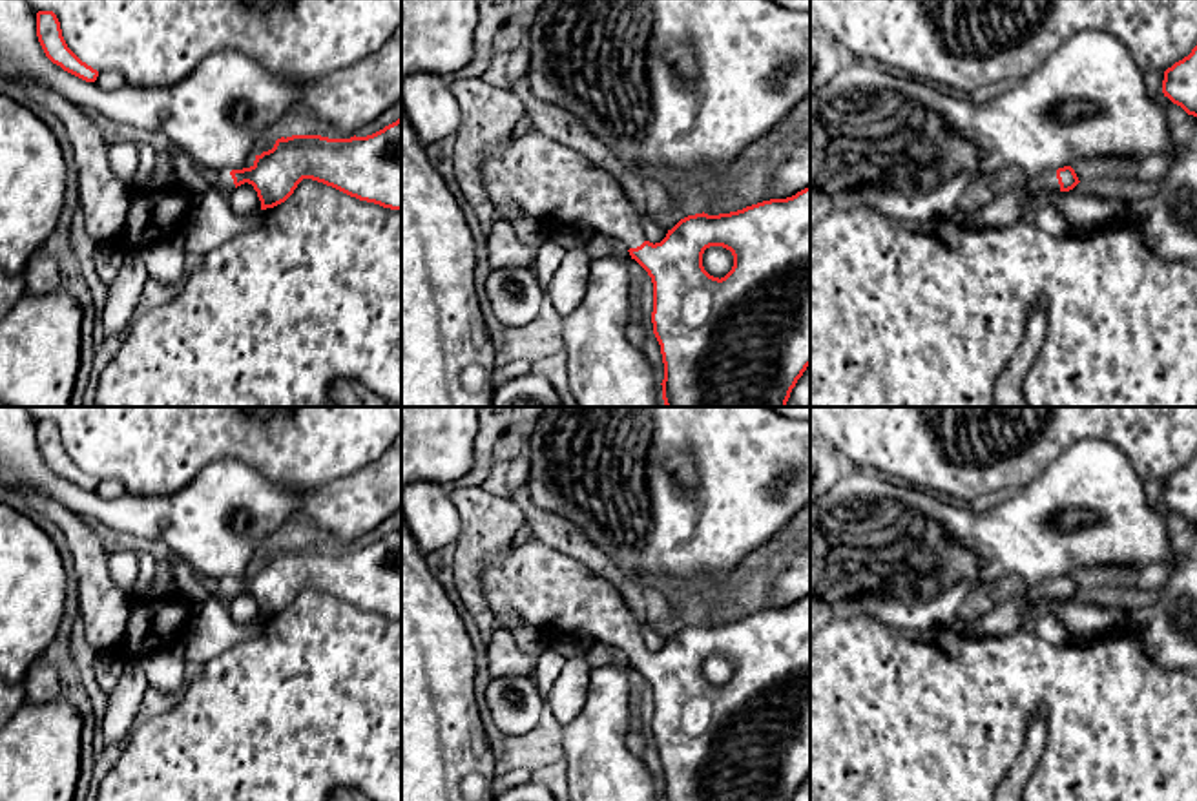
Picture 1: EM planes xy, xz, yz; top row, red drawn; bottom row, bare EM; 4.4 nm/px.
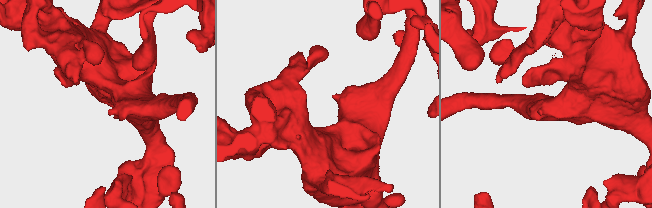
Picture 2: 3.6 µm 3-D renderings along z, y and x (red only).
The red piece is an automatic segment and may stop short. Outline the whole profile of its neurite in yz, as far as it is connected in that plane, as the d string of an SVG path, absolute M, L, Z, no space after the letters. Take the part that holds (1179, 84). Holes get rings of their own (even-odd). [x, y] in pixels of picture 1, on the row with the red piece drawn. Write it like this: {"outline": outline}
{"outline": "M1197 46L1164 71L1162 93L1188 115L1197 117Z"}

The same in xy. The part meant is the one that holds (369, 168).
{"outline": "M401 119L367 137L281 137L250 168L219 170L215 190L228 197L248 182L266 210L285 203L303 179L401 210Z"}

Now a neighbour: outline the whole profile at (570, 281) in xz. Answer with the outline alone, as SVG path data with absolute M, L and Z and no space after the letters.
M584 246L567 250L549 286L544 290L562 319L582 301L589 274L591 259Z

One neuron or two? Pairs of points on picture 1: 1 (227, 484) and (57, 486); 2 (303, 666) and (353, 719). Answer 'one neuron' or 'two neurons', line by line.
1: one neuron
2: one neuron

